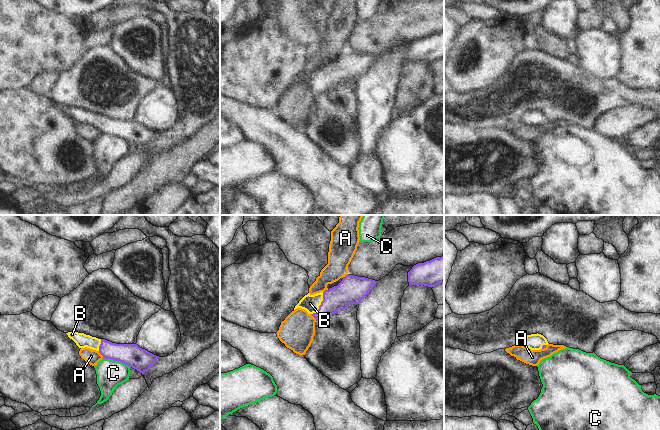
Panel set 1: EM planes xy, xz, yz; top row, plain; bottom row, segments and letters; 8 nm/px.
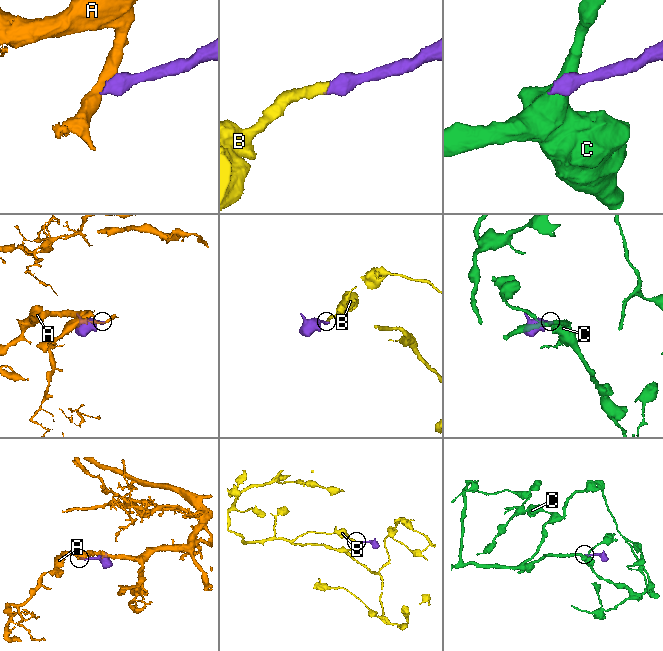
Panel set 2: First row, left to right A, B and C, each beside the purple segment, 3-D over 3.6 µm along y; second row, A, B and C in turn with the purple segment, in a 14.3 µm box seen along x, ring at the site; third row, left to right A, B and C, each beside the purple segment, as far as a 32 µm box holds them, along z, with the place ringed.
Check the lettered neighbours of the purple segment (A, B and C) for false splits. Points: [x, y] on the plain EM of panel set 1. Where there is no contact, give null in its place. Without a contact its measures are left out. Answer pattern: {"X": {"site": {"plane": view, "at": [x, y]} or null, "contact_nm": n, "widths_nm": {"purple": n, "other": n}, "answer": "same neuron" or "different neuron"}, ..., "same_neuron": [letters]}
{"A": {"site": {"plane": "xy", "at": [101, 130]}, "contact_nm": 80, "widths_nm": {"purple": 180, "other": 120}, "answer": "different neuron"}, "B": {"site": {"plane": "xz", "at": [321, 80]}, "contact_nm": 200, "widths_nm": {"purple": 200, "other": 140}, "answer": "same neuron"}, "C": {"site": {"plane": "xy", "at": [116, 136]}, "contact_nm": 220, "widths_nm": {"purple": 180, "other": 220}, "answer": "different neuron"}, "same_neuron": ["B"]}

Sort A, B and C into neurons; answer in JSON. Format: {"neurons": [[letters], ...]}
{"neurons": [["A"], ["B"], ["C"]]}

